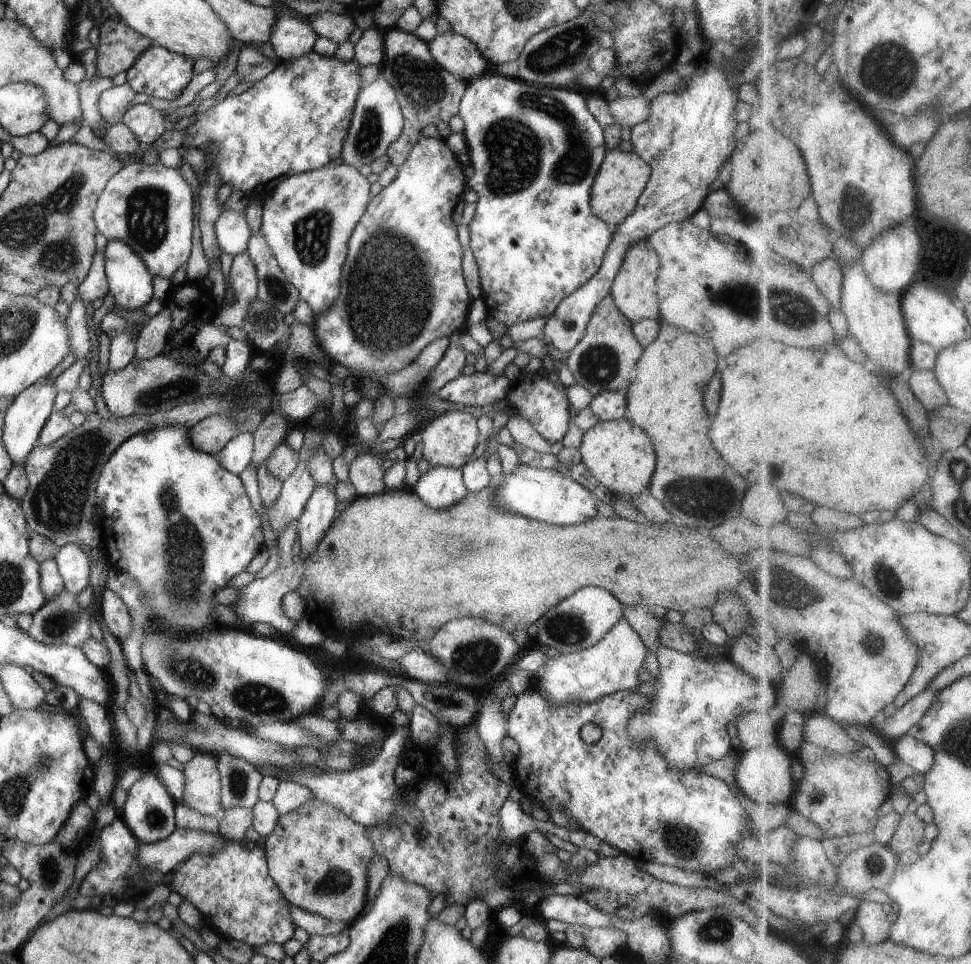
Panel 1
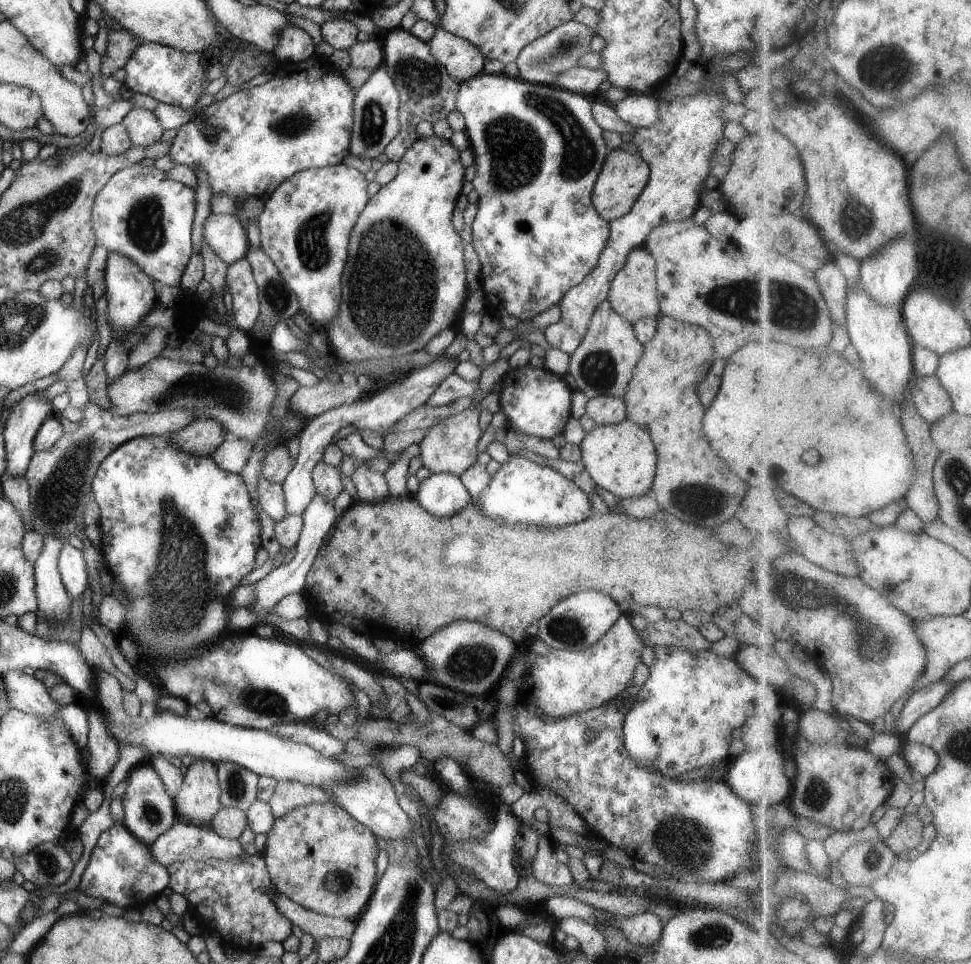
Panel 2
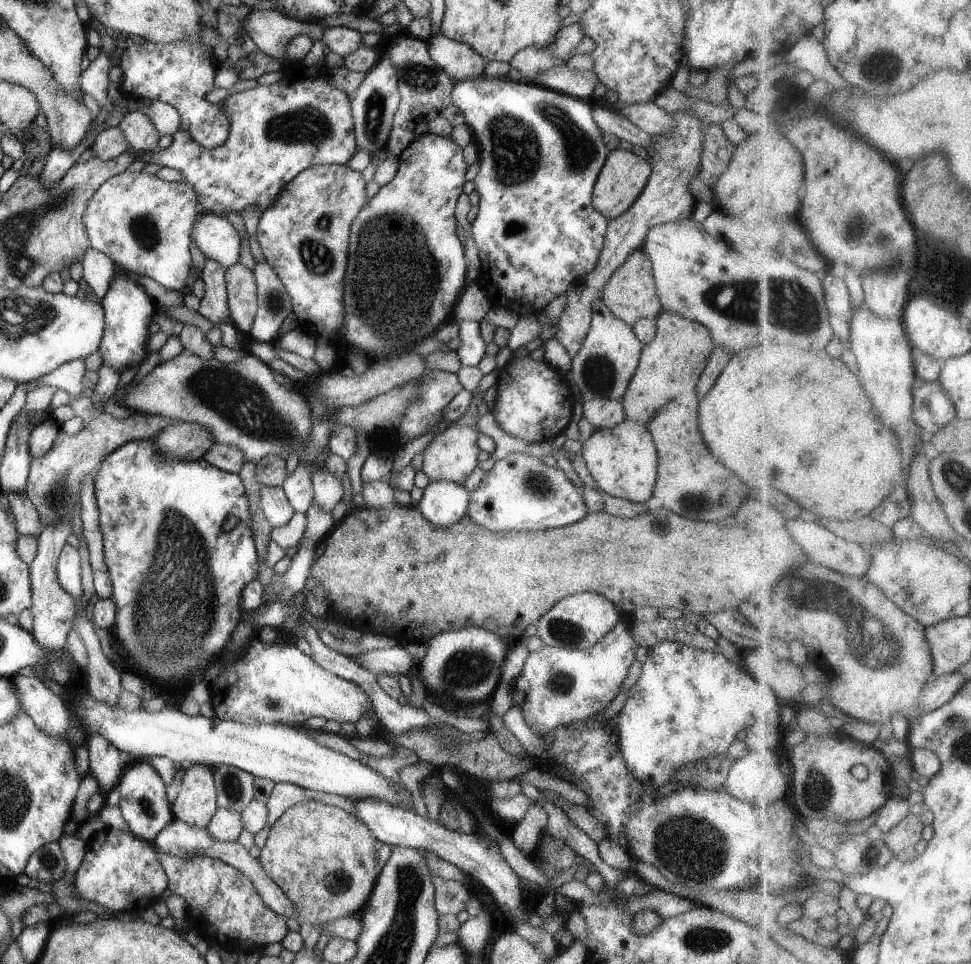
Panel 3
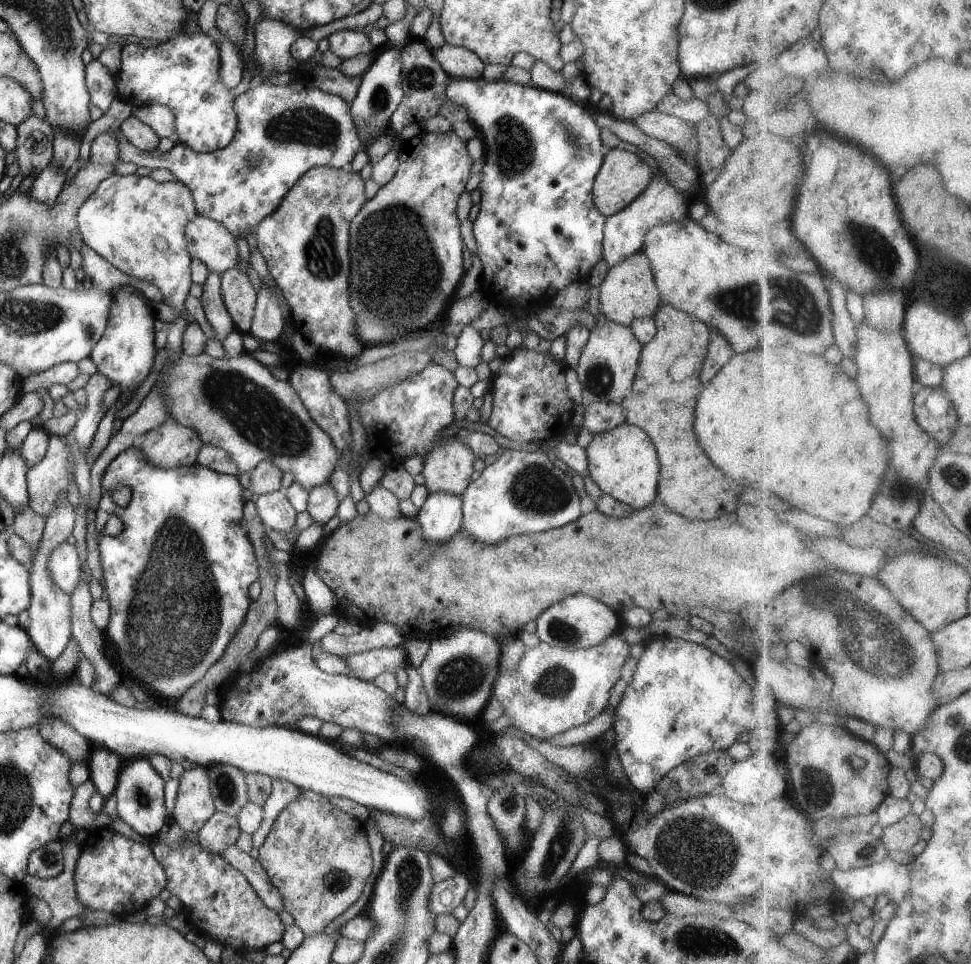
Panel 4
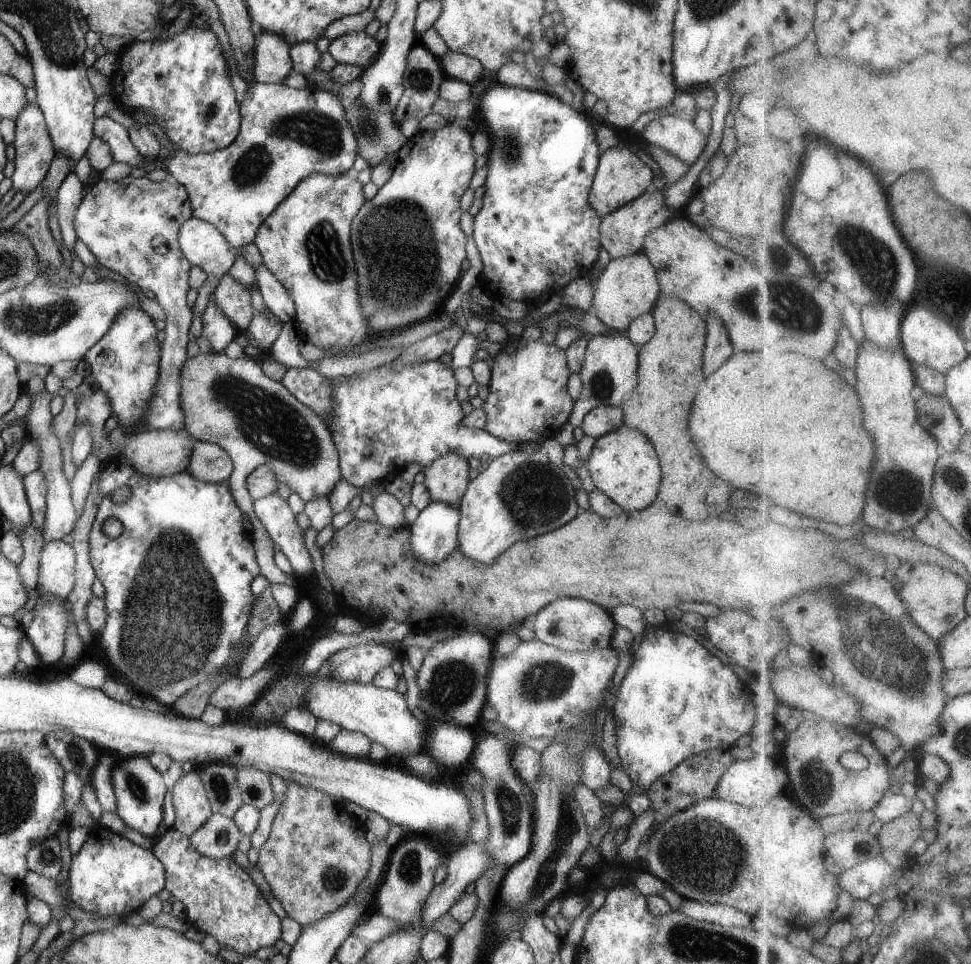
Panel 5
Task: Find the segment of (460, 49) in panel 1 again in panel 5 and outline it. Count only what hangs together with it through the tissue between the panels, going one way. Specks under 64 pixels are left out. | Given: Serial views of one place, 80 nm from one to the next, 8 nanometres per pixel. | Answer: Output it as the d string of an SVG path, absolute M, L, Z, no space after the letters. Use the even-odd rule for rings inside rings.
M449 50L446 56L438 59L446 76L451 79L458 79L472 85L484 78L484 68L481 62L472 56Z

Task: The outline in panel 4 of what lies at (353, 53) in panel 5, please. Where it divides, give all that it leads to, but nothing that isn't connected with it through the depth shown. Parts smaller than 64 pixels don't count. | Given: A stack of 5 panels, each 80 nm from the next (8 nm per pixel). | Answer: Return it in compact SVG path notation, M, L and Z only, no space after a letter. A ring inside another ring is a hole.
M339 30L328 35L329 50L341 60L361 54L372 54L374 46L368 39L368 32L359 30Z

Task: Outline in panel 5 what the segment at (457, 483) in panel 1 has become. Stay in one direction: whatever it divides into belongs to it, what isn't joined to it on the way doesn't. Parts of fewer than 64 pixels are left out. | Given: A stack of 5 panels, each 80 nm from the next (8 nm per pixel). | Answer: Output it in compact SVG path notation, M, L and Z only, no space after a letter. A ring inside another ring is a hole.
M430 501L409 526L413 555L428 564L448 558L459 546L460 517L460 509L456 505L444 501Z

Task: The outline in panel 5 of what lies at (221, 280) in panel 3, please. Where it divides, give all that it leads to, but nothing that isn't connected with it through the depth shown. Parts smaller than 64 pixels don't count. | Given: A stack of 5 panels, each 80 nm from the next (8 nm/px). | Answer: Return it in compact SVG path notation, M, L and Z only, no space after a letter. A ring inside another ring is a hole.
M214 294L209 296L207 307L201 316L202 338L210 341L213 352L222 353L238 330L218 306Z

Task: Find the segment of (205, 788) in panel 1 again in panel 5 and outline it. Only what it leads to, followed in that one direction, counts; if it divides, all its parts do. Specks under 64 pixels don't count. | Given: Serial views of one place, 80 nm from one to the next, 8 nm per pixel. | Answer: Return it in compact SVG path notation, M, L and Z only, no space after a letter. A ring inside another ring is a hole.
M199 768L183 773L175 782L172 792L176 815L172 828L190 836L204 826L214 813Z

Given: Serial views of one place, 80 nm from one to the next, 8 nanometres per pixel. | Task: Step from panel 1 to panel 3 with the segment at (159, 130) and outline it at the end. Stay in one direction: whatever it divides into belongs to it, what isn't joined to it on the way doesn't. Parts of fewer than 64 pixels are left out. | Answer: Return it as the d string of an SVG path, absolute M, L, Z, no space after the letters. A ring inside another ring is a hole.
M143 108L128 111L119 123L119 127L124 131L130 148L135 151L147 153L159 149L158 141L162 135L156 130L156 126Z

